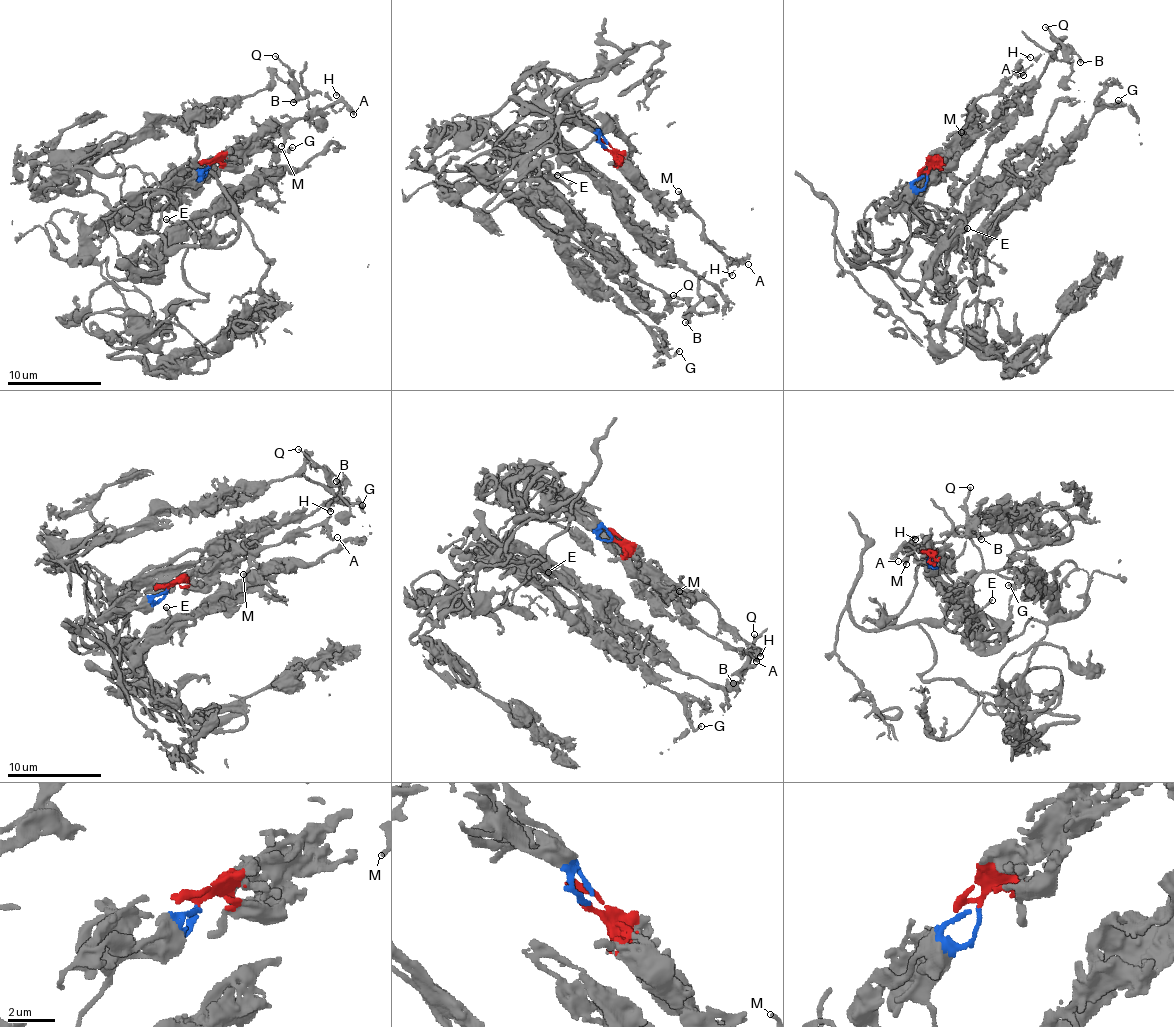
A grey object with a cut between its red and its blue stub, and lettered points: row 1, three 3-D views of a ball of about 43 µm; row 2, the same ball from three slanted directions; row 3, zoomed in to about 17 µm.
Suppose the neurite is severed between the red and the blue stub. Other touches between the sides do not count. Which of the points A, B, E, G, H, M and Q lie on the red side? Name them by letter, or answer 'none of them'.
A, H, M

